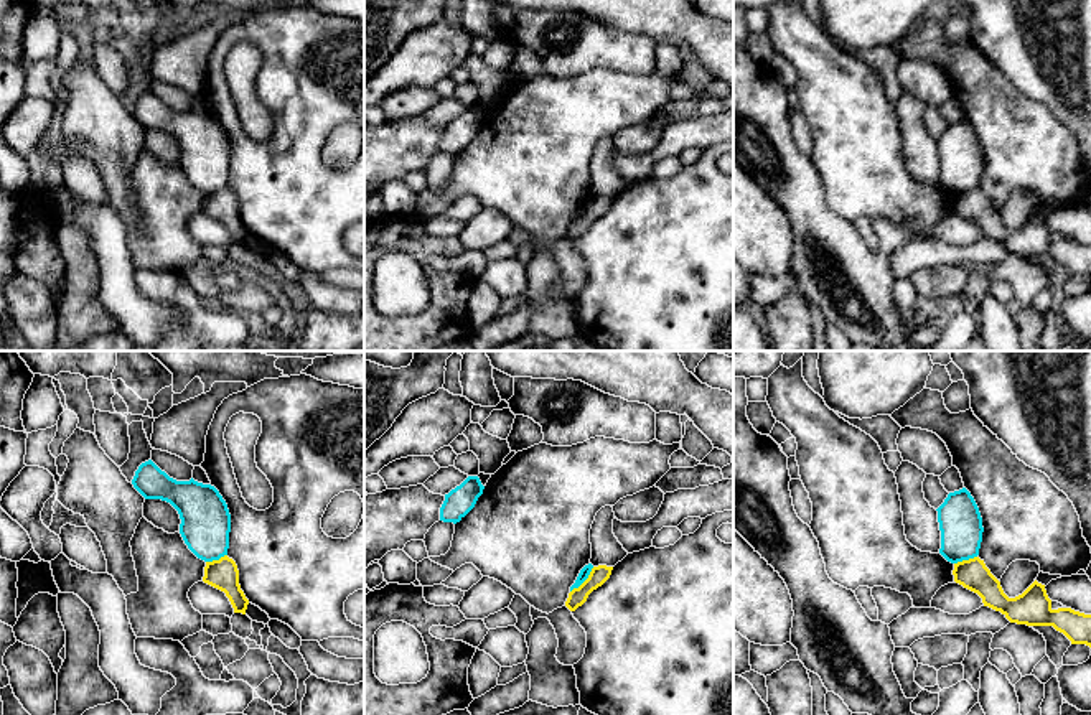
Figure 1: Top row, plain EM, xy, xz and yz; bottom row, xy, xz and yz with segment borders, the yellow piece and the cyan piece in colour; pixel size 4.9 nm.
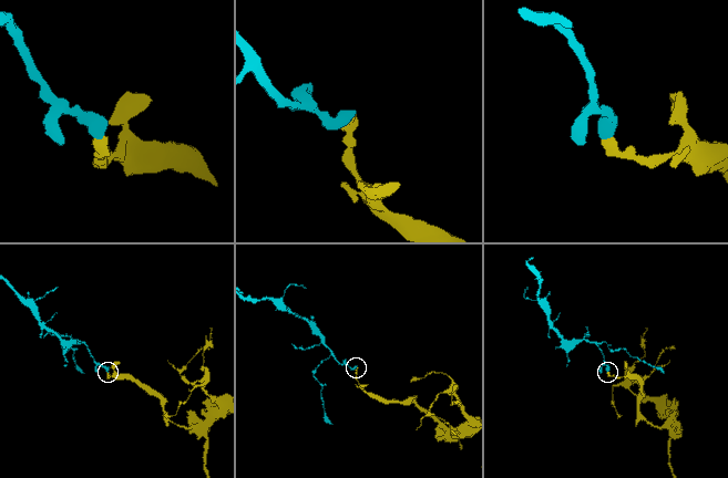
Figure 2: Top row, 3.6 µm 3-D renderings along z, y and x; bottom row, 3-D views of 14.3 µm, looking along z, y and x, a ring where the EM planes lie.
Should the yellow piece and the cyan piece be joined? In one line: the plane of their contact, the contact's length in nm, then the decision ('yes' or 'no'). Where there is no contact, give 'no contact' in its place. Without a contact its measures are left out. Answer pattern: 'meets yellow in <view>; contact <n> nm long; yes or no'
meets yellow in xz; contact 170 nm long; no

